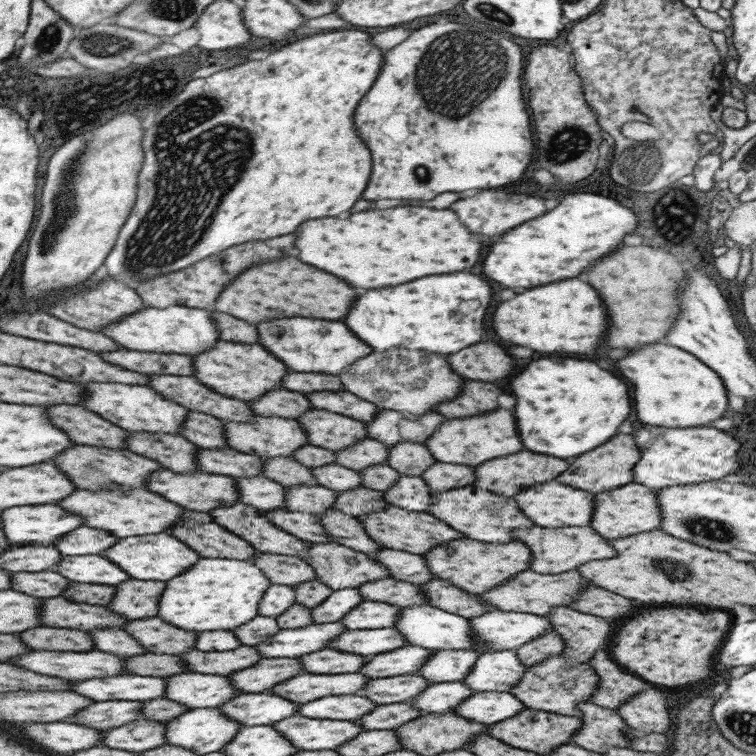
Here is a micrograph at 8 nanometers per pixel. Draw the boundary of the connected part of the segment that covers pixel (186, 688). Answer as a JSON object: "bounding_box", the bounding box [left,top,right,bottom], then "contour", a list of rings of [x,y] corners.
{"bounding_box":[161,672,238,709],"contour":[[[182,672],[181,674],[172,674],[163,678],[166,682],[164,684],[164,694],[161,697],[178,702],[188,709],[198,708],[218,708],[231,700],[238,690],[230,683],[226,676],[199,674],[196,672]]]}

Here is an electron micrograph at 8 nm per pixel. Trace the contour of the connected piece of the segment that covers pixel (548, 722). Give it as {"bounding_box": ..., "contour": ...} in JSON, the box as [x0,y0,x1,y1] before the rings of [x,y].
{"bounding_box":[487,707,582,755],"contour":[[[524,707],[515,716],[510,716],[501,722],[489,724],[487,734],[491,738],[496,738],[513,748],[528,750],[529,752],[541,755],[549,754],[556,746],[560,746],[560,744],[569,743],[572,734],[578,732],[580,724],[582,722],[576,716],[563,716],[561,714],[531,710]]]}

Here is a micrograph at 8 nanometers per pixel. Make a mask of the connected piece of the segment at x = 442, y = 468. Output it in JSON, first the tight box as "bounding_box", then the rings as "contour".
{"bounding_box":[420,461,476,494],"contour":[[[436,461],[423,471],[420,476],[432,494],[439,494],[452,488],[463,488],[473,485],[476,476],[473,467],[464,466],[460,463],[443,463]]]}

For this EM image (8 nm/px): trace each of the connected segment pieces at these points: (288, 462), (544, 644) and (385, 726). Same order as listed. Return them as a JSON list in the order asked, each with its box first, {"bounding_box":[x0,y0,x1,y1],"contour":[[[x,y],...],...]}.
[{"bounding_box":[261,457,316,487],"contour":[[[291,457],[262,458],[263,469],[261,472],[265,478],[282,484],[284,487],[304,484],[315,485],[316,480],[311,470],[295,462]]]},{"bounding_box":[515,630,564,666],"contour":[[[553,630],[518,646],[515,656],[524,666],[532,666],[550,656],[561,655],[564,644],[561,638]]]},{"bounding_box":[357,702,422,730],"contour":[[[410,702],[376,705],[371,712],[357,721],[364,730],[389,730],[399,728],[404,722],[420,716],[422,710],[416,709]]]}]

